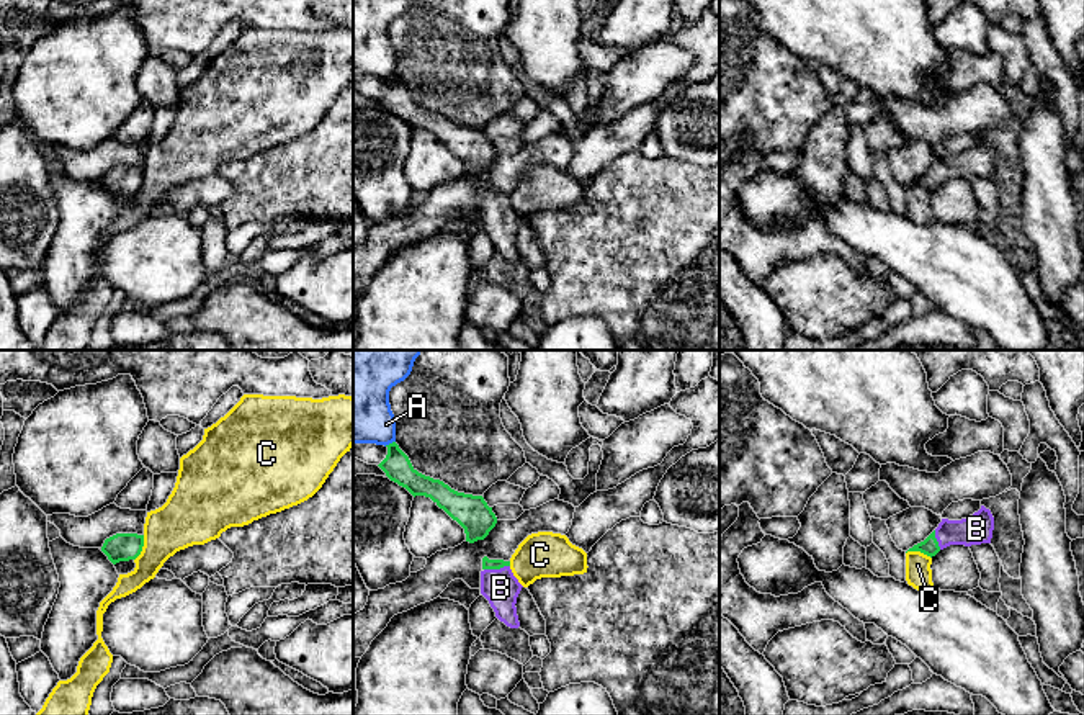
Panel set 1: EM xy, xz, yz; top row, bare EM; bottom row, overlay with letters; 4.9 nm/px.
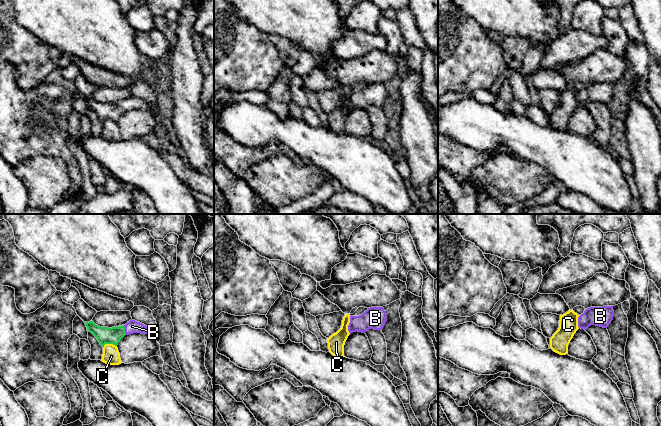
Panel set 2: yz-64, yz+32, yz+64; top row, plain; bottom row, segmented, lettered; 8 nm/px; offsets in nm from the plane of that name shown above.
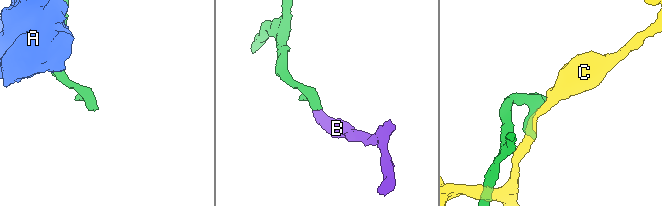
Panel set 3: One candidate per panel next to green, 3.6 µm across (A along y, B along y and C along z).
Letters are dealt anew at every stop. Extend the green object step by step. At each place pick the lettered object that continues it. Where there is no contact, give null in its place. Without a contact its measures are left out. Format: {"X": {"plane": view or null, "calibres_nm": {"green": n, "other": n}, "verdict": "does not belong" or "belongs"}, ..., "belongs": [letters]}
{"A": {"plane": "xz", "calibres_nm": {"green": 140, "other": 360}, "verdict": "does not belong"}, "B": {"plane": "xz", "calibres_nm": {"green": 50, "other": 180}, "verdict": "belongs"}, "C": {"plane": "yz", "calibres_nm": {"green": 90, "other": 130}, "verdict": "does not belong"}, "belongs": ["B"]}

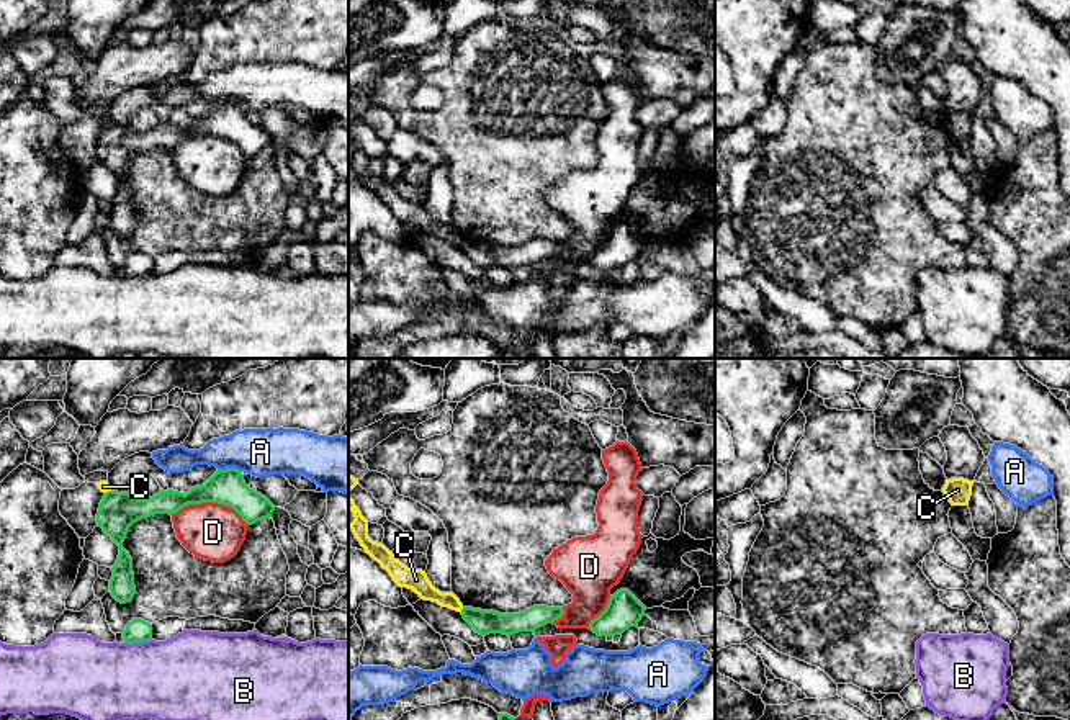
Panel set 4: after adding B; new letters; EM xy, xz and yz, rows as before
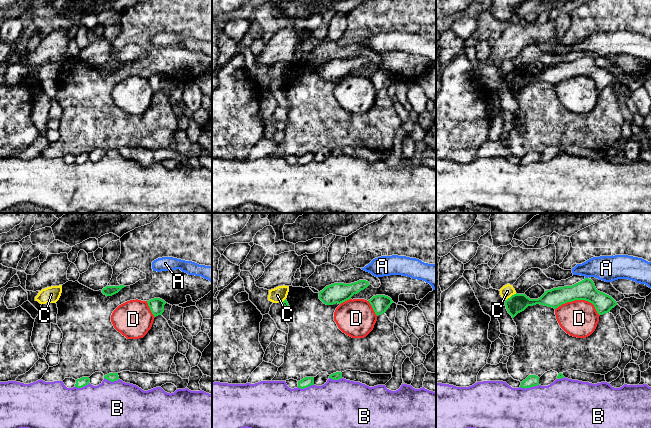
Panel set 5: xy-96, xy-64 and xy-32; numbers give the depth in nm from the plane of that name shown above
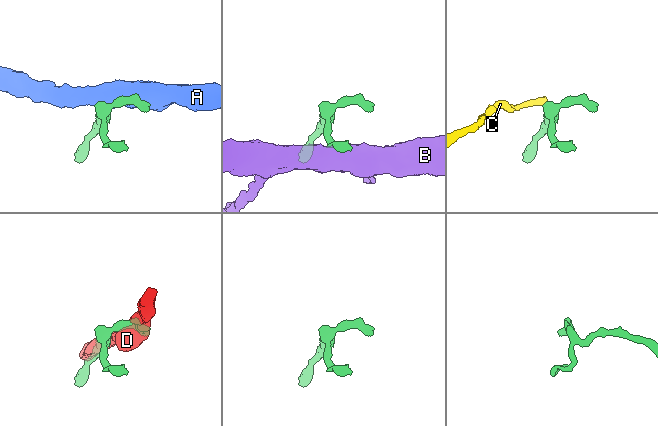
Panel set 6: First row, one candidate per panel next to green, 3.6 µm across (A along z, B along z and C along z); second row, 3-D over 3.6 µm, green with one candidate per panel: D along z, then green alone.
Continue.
{"A": {"plane": "xy", "calibres_nm": {"green": 180, "other": 240}, "verdict": "does not belong"}, "B": {"plane": "xy", "calibres_nm": {"green": 120, "other": 400}, "verdict": "does not belong"}, "C": {"plane": "xz", "calibres_nm": {"green": 120, "other": 100}, "verdict": "does not belong"}, "D": {"plane": "xy", "calibres_nm": {"green": 180, "other": 280}, "verdict": "does not belong"}, "belongs": []}

